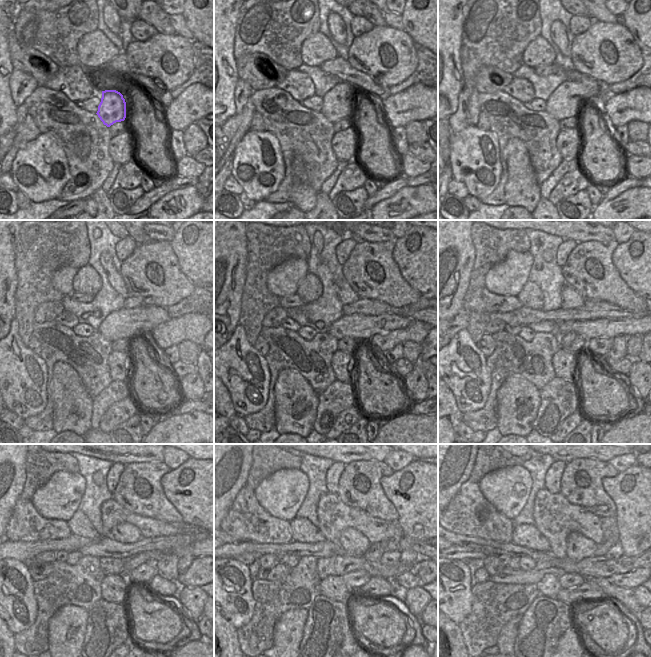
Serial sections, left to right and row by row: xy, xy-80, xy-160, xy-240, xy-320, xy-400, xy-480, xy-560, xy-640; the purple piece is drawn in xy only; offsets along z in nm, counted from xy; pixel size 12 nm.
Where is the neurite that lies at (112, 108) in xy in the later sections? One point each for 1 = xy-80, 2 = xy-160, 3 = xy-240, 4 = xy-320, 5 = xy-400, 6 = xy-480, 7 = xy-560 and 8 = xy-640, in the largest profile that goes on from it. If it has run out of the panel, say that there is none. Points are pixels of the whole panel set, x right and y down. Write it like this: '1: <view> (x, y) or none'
1: xy-80 (337, 104)
2: xy-160 (564, 102)
3: xy-240 (124, 323)
4: xy-320 (361, 327)
5: xy-400 (604, 327)
6: xy-480 (192, 550)
7: none
8: none

